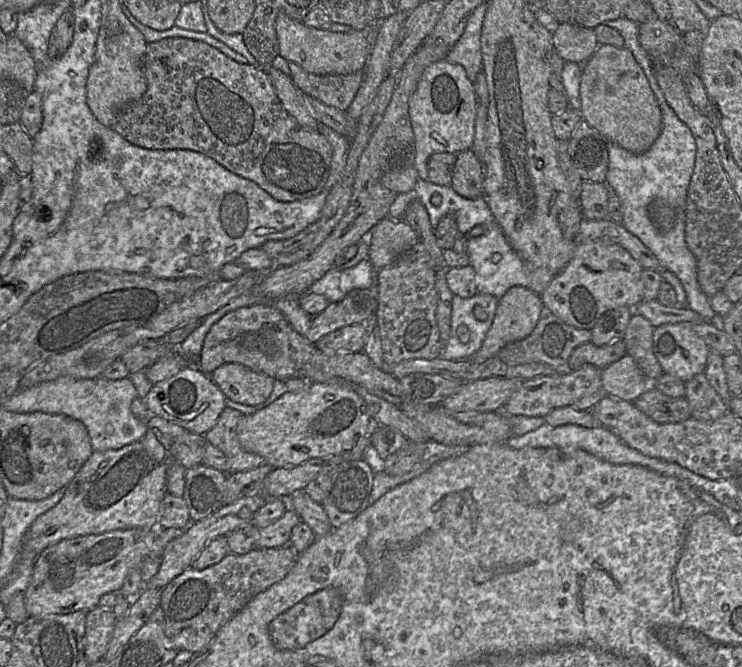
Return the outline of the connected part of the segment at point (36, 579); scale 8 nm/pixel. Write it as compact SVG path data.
M138 528L118 529L118 530L104 532L101 534L85 535L76 538L65 539L56 543L53 546L46 548L36 559L29 586L24 592L25 608L29 617L61 615L61 614L69 614L76 611L87 612L89 610L92 610L98 605L100 597L103 596L104 594L111 592L115 593L120 592L124 583L124 579L127 576L127 574L134 568L140 568L144 559L148 557L161 558L166 544L179 532L182 531L163 531L162 529L158 528L157 529L138 529Z

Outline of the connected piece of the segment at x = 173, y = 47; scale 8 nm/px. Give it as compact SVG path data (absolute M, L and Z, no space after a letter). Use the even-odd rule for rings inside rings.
M175 35L147 43L143 70L147 80L147 87L144 94L140 98L125 105L118 112L115 123L111 126L114 131L128 142L148 149L189 149L200 152L214 159L234 174L253 181L272 196L272 198L280 202L292 202L309 198L319 194L324 189L330 173L333 155L332 146L318 129L311 129L300 125L297 120L284 109L263 67L237 62L202 40Z

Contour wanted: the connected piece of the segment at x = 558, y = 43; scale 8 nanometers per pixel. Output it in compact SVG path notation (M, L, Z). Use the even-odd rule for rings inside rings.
M567 22L559 24L552 41L554 51L565 62L585 63L599 46L594 29Z

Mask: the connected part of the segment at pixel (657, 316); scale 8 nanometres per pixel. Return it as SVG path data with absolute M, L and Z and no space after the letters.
M658 299L641 301L634 307L634 313L645 317L654 328L663 324L688 322L695 325L707 321L687 307L665 306Z

